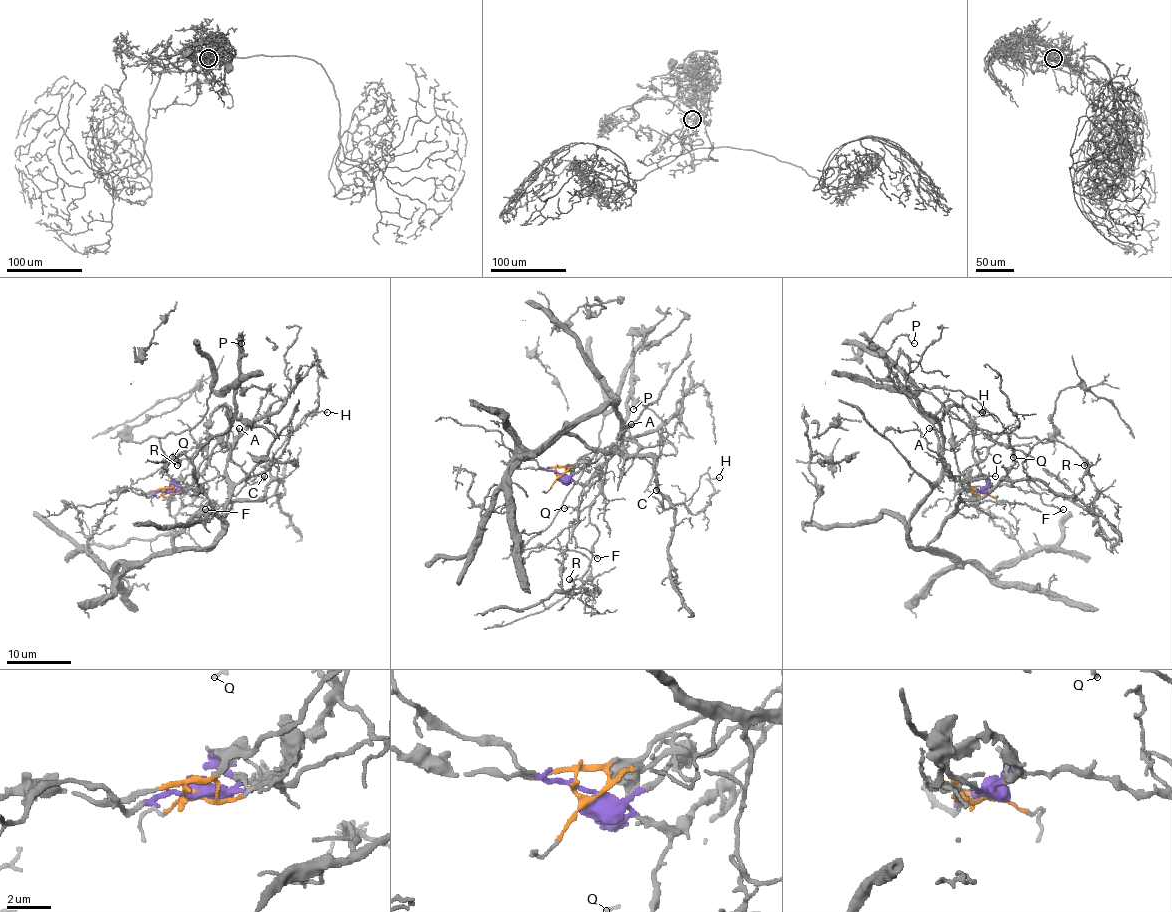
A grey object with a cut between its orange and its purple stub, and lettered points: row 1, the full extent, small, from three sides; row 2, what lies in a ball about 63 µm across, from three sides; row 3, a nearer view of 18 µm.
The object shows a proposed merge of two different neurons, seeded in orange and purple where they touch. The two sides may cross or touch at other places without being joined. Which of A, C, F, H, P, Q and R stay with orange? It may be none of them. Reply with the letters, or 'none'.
A, H

